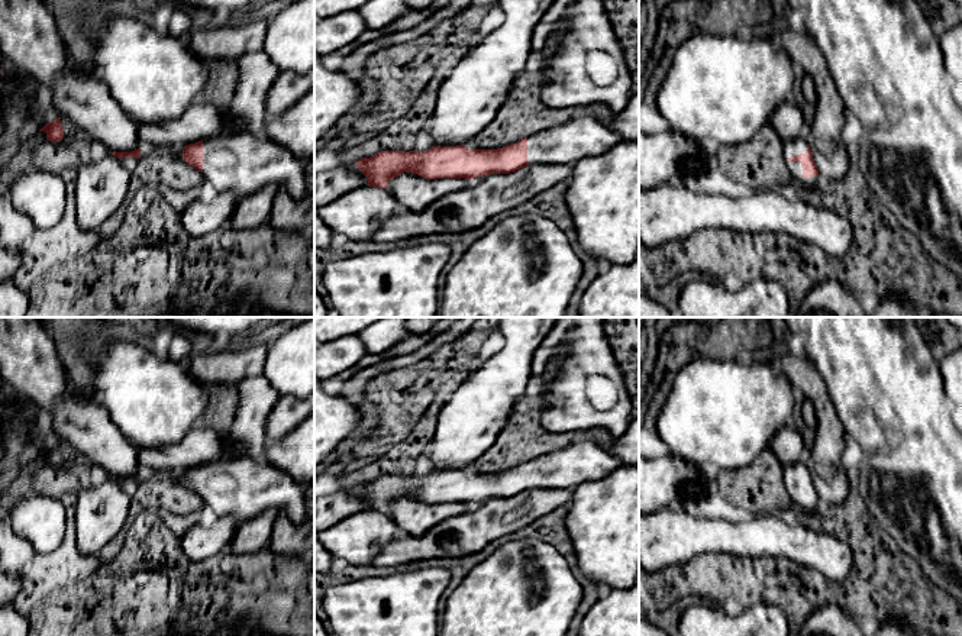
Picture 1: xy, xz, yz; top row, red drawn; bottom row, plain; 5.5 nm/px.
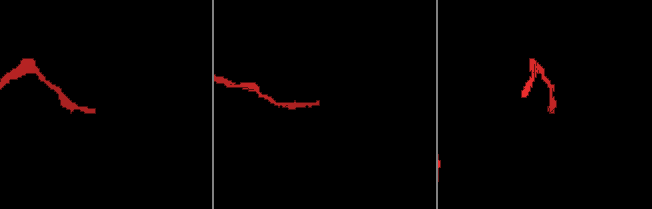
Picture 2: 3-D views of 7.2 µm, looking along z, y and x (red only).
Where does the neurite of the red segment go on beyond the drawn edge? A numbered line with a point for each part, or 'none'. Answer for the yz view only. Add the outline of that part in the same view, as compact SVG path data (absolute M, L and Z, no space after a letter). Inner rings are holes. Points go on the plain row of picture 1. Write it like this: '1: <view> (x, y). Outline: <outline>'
1: yz (791, 473). Outline: M801 461L784 466L782 478L784 478L784 484L788 491L788 495L794 504L794 509L797 509L801 513L819 513L823 510L820 501L804 503L801 487L788 485L790 481L797 481L797 480L806 478L806 477L807 477L807 466Z

